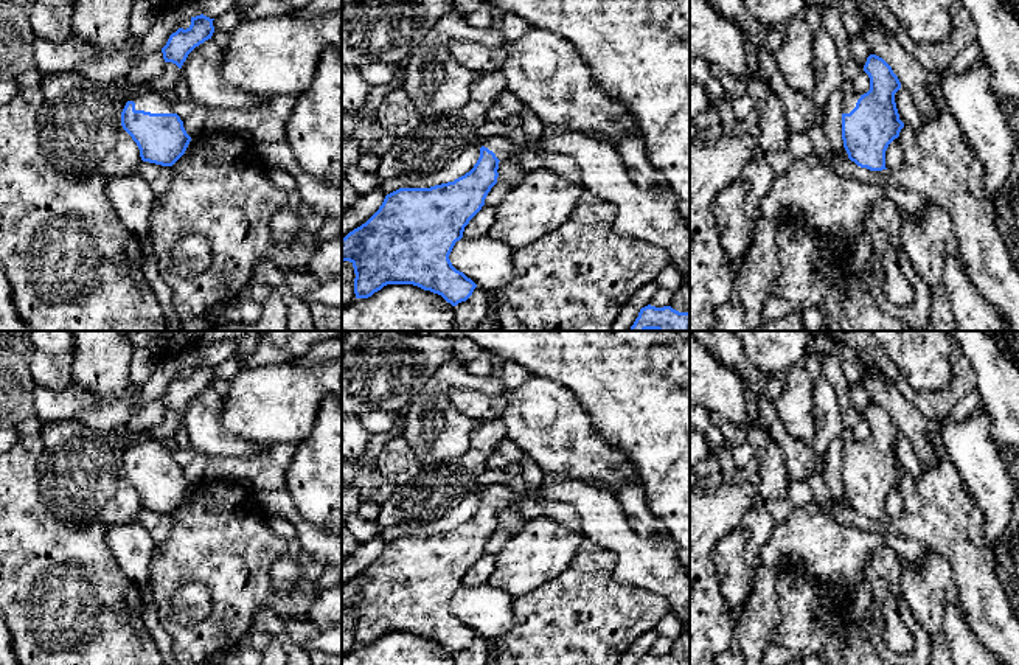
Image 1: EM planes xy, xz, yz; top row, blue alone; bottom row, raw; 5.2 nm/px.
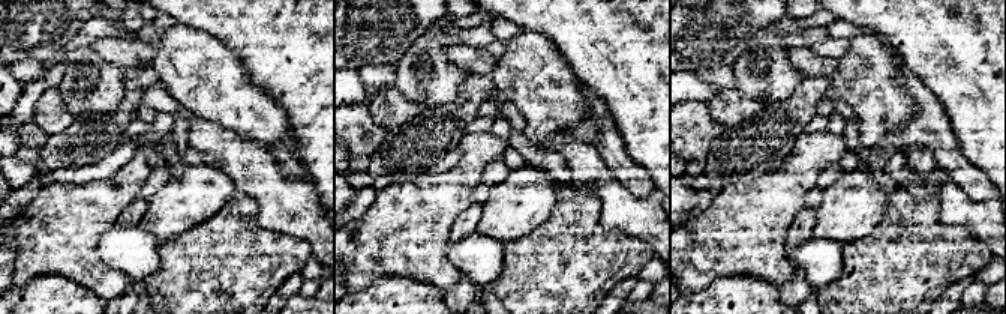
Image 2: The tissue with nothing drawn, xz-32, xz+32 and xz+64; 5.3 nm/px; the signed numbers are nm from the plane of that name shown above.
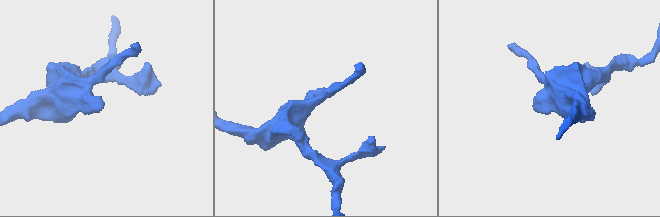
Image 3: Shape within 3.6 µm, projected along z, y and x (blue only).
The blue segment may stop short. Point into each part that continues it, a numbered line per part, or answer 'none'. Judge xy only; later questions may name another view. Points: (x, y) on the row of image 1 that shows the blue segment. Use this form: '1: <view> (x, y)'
1: xy (146, 101)

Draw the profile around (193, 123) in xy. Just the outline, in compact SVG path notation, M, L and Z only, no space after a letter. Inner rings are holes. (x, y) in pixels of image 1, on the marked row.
M196 104L193 112L183 121L183 127L191 138L207 131L205 121L207 121L208 112L210 112L208 107Z

